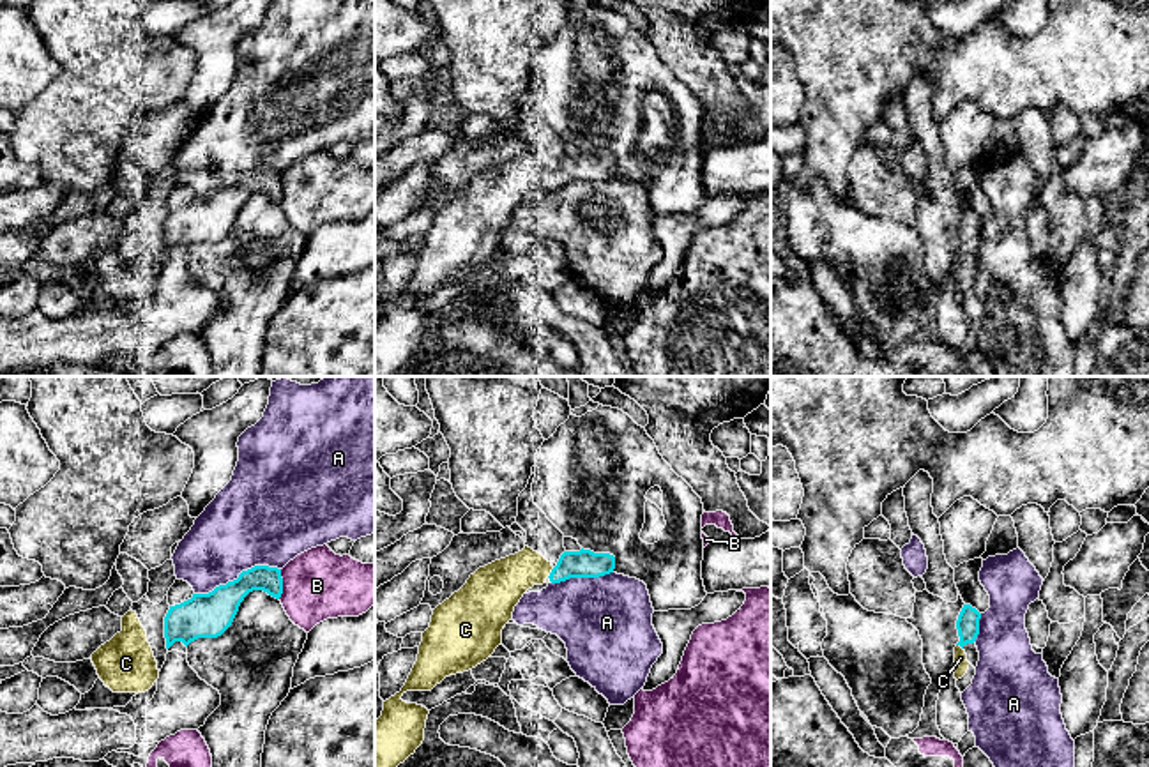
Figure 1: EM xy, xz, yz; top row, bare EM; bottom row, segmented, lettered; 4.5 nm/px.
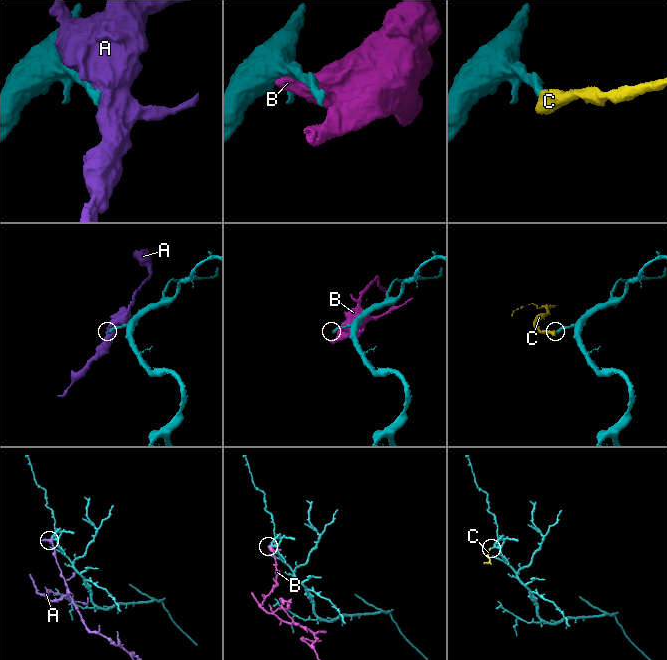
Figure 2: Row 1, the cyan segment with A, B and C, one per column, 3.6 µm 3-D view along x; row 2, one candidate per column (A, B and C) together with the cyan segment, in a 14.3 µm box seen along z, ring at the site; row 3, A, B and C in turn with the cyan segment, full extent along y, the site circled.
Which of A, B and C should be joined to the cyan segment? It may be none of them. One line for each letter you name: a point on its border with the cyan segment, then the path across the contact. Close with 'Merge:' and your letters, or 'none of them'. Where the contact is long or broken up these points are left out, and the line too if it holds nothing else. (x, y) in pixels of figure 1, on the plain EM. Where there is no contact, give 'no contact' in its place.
C: xz (550, 177)
Merge: C

